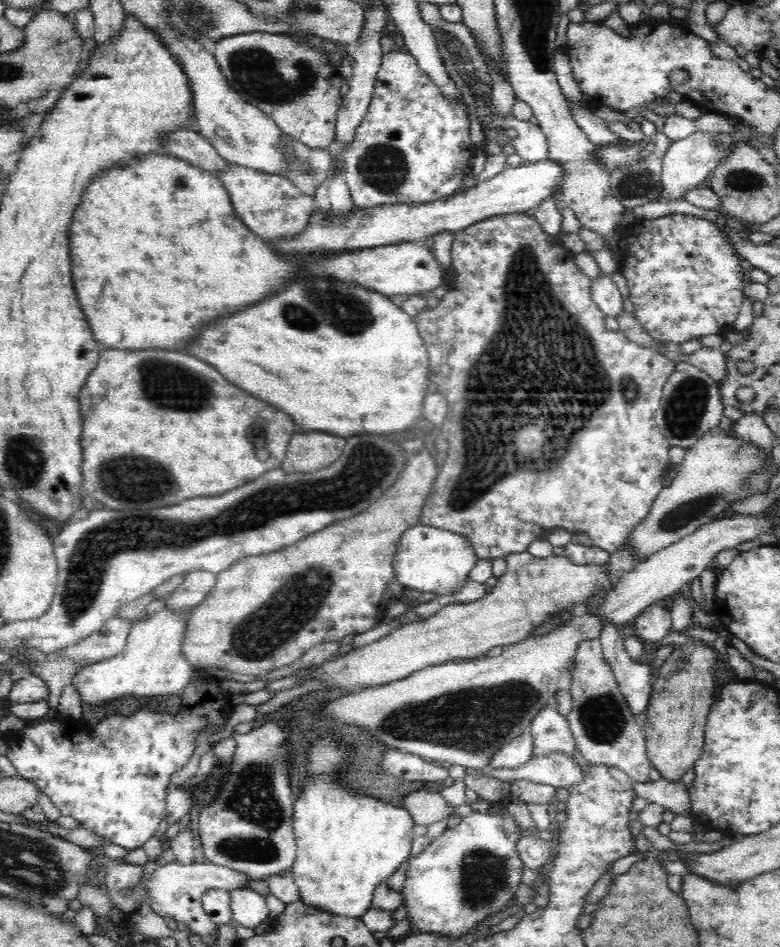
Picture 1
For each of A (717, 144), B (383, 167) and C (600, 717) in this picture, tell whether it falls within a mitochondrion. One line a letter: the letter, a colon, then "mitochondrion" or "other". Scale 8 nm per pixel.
A: mitochondrion
B: mitochondrion
C: mitochondrion

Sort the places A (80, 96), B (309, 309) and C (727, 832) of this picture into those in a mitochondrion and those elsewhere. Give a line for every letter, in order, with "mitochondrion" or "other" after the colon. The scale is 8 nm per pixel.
A: other
B: mitochondrion
C: other

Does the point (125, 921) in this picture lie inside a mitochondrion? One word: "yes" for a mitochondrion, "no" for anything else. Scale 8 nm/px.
no

